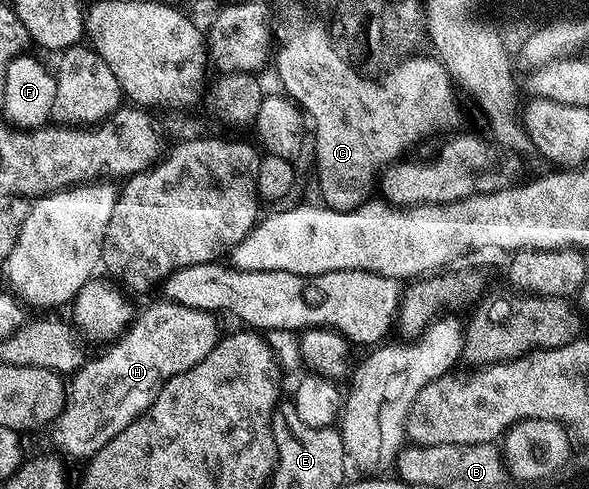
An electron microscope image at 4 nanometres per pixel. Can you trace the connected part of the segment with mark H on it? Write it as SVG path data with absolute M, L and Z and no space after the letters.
M157 301L154 307L149 307L145 312L138 314L134 318L131 326L116 340L117 343L110 351L105 352L99 356L98 359L90 358L86 362L84 367L79 368L72 376L71 382L67 387L67 398L65 400L65 410L62 411L56 421L51 424L51 432L53 431L53 443L62 451L65 455L74 455L77 459L82 461L88 461L93 458L94 455L99 453L99 449L103 449L109 442L114 439L119 433L123 433L123 429L127 429L127 425L134 423L140 415L145 414L149 407L155 401L155 397L163 389L163 385L171 377L175 377L179 373L191 370L195 365L199 365L205 357L217 348L219 342L219 334L217 335L217 323L212 314L208 311L196 311L190 307L184 307L183 305L175 305L174 303L166 303L164 301Z

